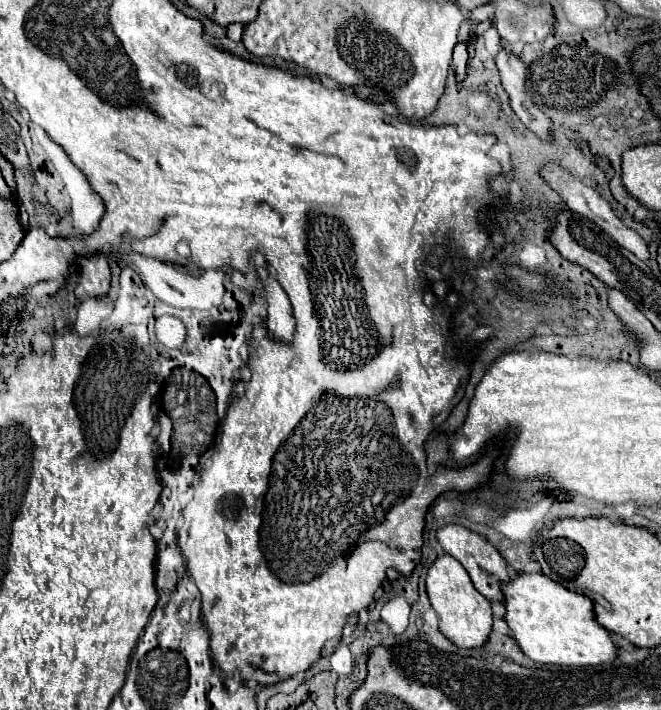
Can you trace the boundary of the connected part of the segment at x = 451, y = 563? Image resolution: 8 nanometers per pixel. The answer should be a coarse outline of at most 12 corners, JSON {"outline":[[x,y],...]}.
{"outline":[[437,558],[427,594],[459,648],[487,644],[491,602],[461,562]]}

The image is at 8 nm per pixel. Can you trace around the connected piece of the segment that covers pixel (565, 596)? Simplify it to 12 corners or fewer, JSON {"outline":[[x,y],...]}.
{"outline":[[545,574],[503,586],[513,638],[537,664],[617,658],[593,602]]}

